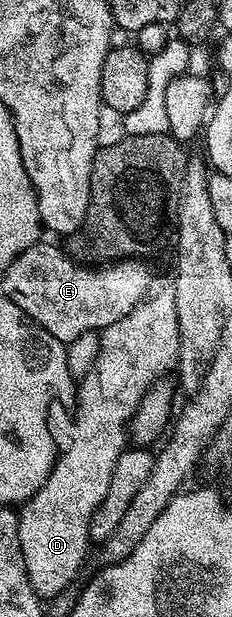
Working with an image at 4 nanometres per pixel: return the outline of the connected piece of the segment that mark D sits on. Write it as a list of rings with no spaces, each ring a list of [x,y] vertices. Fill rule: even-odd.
[[[166,288],[157,294],[151,293],[141,306],[136,307],[128,316],[116,320],[108,329],[101,331],[102,343],[98,355],[90,366],[90,371],[77,383],[78,407],[74,410],[74,427],[70,430],[70,443],[61,447],[50,469],[48,480],[35,492],[33,498],[21,507],[18,514],[18,535],[28,580],[38,597],[53,600],[65,595],[66,590],[78,578],[82,565],[86,562],[86,549],[92,545],[90,521],[94,509],[102,500],[112,480],[116,460],[128,449],[128,431],[131,418],[150,387],[167,377],[166,373],[175,369],[180,348],[180,328],[176,314],[176,296],[173,289]]]

